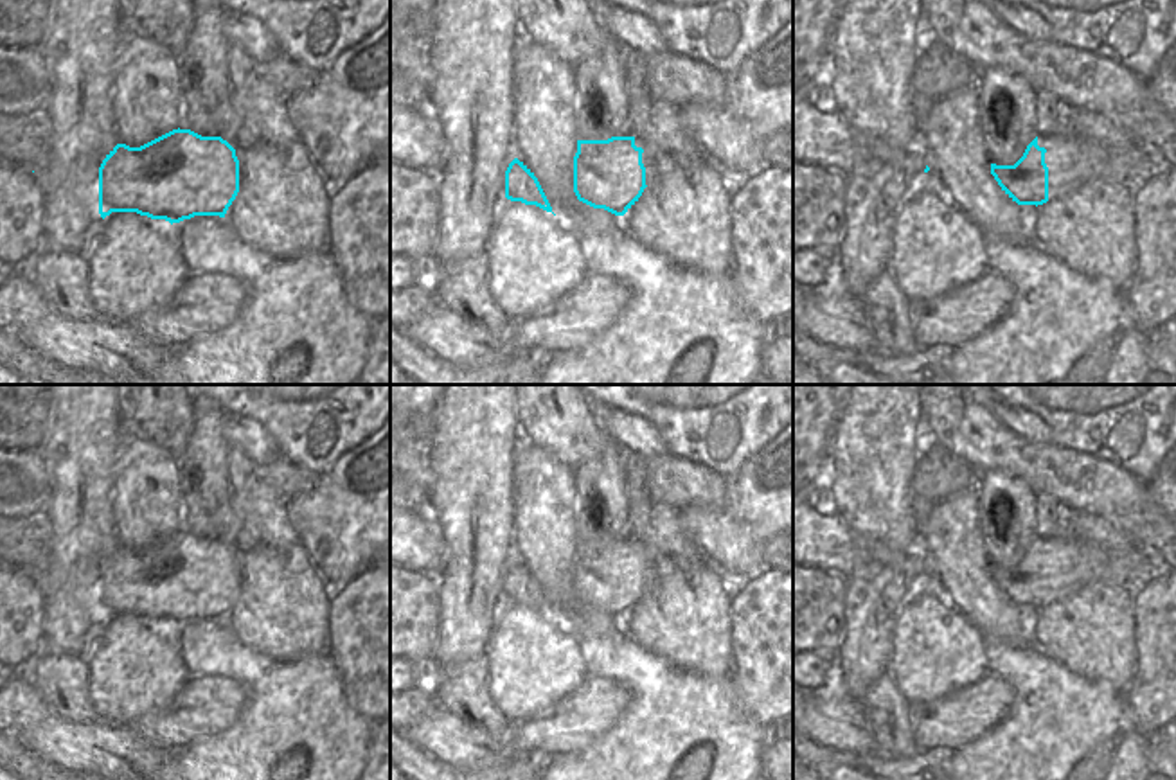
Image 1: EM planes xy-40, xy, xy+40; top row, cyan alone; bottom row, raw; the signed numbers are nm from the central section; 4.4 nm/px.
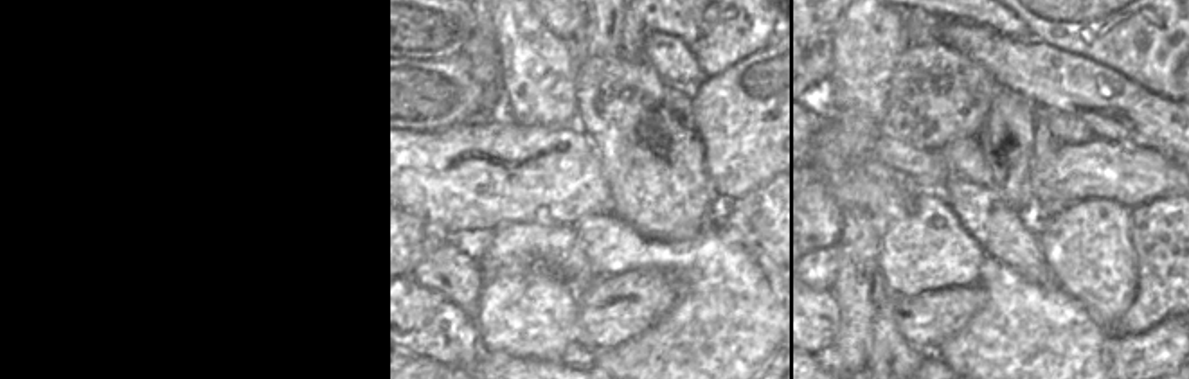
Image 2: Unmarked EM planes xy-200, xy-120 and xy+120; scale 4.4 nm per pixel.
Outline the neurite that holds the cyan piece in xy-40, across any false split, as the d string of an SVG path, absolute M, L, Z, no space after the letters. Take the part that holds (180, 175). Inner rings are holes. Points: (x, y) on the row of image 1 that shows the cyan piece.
M173 129L140 147L117 144L99 167L99 214L137 212L171 225L194 216L225 217L239 192L239 160L221 137Z

